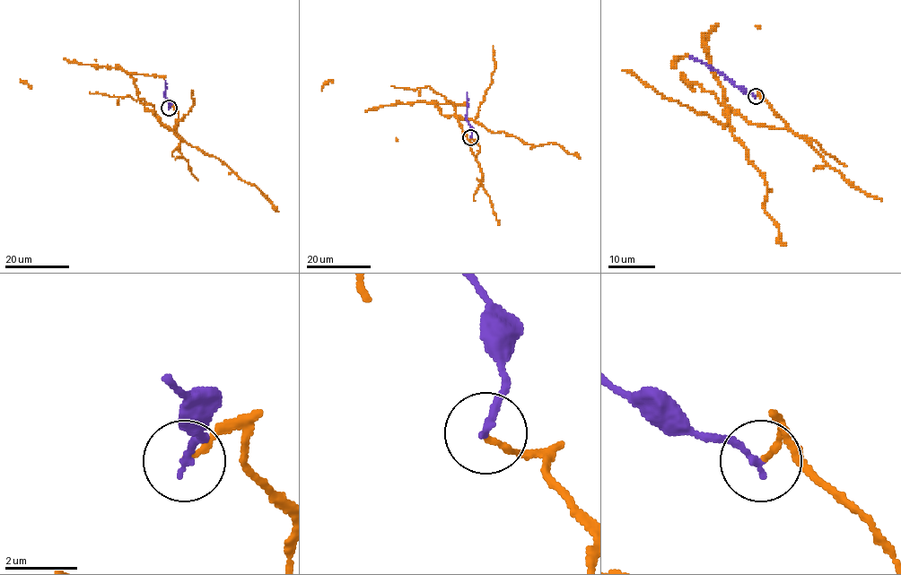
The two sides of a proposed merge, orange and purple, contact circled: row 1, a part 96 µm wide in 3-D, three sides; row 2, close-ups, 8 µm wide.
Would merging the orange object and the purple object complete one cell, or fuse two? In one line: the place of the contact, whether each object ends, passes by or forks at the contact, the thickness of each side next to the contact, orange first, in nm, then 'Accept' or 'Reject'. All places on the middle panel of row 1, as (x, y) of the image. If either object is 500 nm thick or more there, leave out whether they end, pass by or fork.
Place: (470, 137). At the ring orange ends. At the ring purple ends. Thickness 170 nm (orange) against 200 nm. Reject

